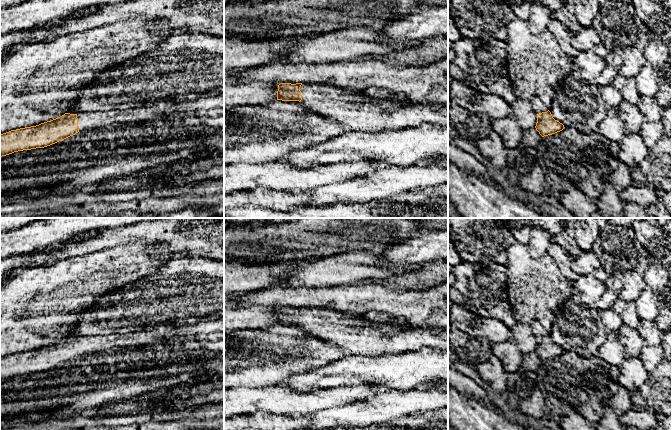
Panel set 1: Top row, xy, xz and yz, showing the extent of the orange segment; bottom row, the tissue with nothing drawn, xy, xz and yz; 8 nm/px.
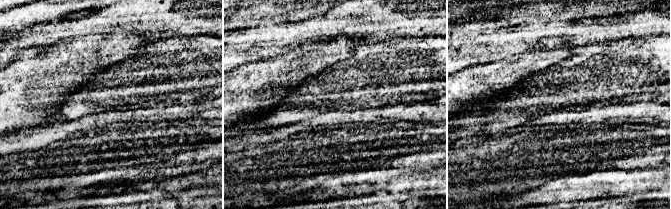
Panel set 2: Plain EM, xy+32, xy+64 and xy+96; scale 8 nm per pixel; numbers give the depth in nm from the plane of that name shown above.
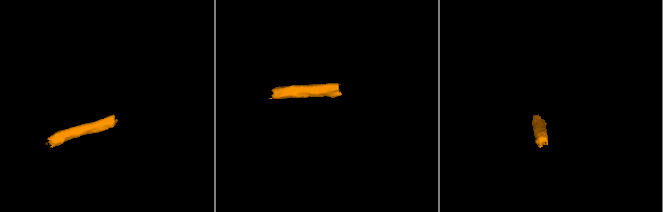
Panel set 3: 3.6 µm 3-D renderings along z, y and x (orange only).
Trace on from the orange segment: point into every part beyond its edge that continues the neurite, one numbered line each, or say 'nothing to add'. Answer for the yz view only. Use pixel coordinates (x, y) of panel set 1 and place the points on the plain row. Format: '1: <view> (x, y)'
nothing to add

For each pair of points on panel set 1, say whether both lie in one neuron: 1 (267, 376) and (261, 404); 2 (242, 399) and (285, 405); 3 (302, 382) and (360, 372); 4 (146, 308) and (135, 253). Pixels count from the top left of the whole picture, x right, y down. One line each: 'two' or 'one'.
1: two
2: one
3: one
4: two

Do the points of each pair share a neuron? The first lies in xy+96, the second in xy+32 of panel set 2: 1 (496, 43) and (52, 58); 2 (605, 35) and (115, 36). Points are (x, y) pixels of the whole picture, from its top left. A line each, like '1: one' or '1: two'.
1: two
2: two

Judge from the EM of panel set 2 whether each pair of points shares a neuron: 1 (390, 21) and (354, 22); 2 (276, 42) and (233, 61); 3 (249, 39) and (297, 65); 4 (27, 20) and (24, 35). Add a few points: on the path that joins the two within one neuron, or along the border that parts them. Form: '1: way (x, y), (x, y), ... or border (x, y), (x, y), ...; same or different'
1: way (381, 26), (363, 26); same
2: way (265, 42), (261, 42), (244, 53); same
3: border (288, 50), (283, 54), (265, 59); different
4: border (49, 22), (23, 26), (15, 33); different

